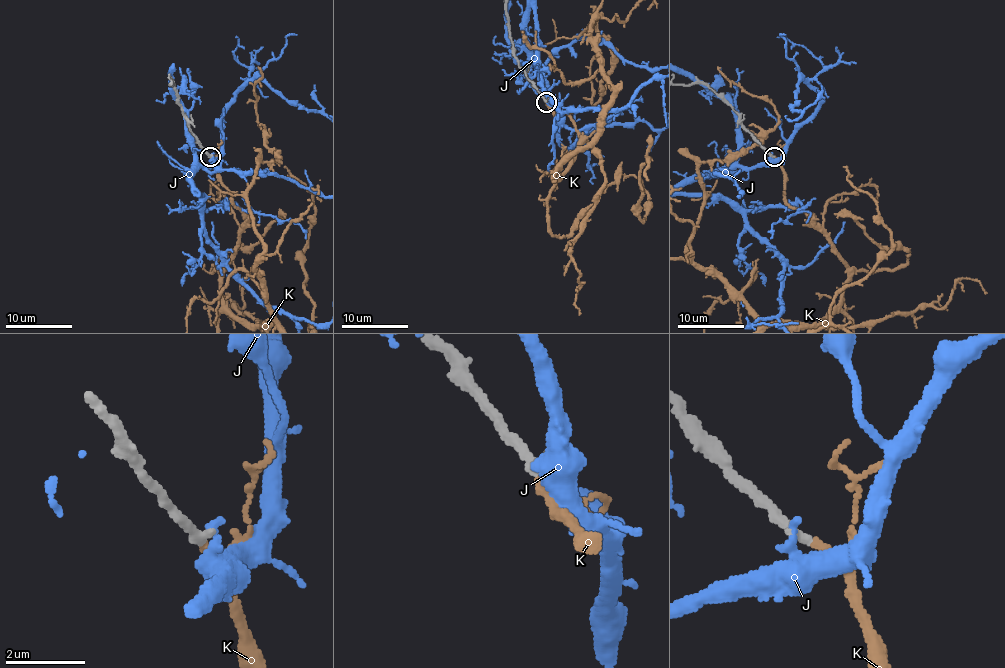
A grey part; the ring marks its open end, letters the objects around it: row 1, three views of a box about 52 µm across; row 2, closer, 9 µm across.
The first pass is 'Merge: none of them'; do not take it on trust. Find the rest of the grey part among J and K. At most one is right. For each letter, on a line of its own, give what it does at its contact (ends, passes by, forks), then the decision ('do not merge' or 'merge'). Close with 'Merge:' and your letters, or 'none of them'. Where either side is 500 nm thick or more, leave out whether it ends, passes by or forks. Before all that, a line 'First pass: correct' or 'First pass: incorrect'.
First pass: incorrect
J: it ends there; do not merge
K: it ends there; merge
Merge: K

